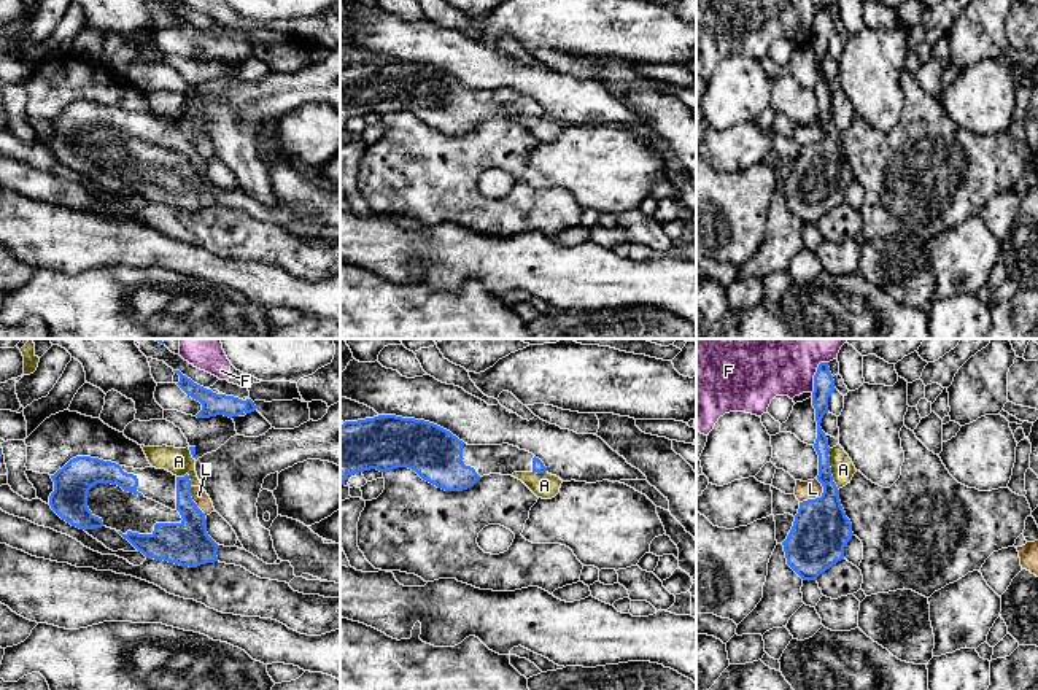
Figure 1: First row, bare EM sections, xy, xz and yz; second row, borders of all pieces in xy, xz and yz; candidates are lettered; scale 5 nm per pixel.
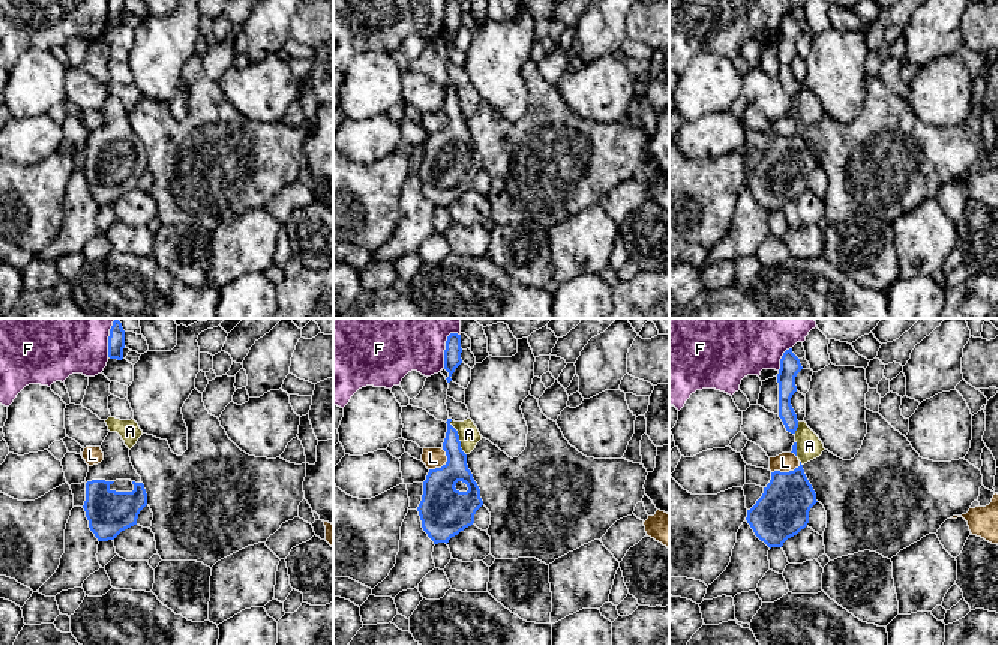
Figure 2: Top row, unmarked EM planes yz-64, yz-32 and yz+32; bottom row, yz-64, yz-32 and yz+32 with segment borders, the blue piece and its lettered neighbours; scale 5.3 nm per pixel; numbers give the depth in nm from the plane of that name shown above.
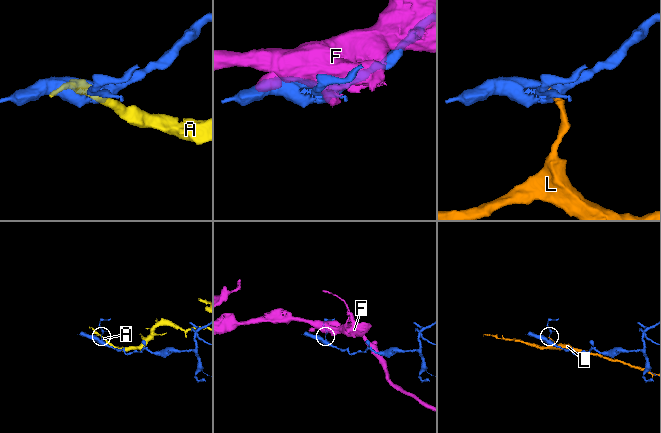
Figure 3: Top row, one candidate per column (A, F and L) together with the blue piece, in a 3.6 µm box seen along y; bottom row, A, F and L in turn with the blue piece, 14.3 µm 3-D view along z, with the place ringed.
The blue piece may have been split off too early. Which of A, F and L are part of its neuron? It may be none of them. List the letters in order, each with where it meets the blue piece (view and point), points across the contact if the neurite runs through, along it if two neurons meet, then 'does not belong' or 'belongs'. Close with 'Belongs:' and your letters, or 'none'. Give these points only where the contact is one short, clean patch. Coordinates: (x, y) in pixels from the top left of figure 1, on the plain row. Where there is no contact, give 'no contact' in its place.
A: yz (830, 113) | along yz (828, 93), (830, 118), (838, 134) | does not belong
F: yz (816, 18) | does not belong
L: yz (817, 142) | along yz (817, 123), (822, 137), (800, 147) | does not belong
Belongs: none

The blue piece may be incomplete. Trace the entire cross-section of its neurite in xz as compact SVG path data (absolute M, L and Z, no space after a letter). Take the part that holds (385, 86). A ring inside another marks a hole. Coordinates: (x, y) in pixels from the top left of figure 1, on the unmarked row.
M378 59L340 68L340 130L351 118L397 111L409 111L445 135L467 134L490 118L547 116L526 94L509 87L467 89L424 64Z

